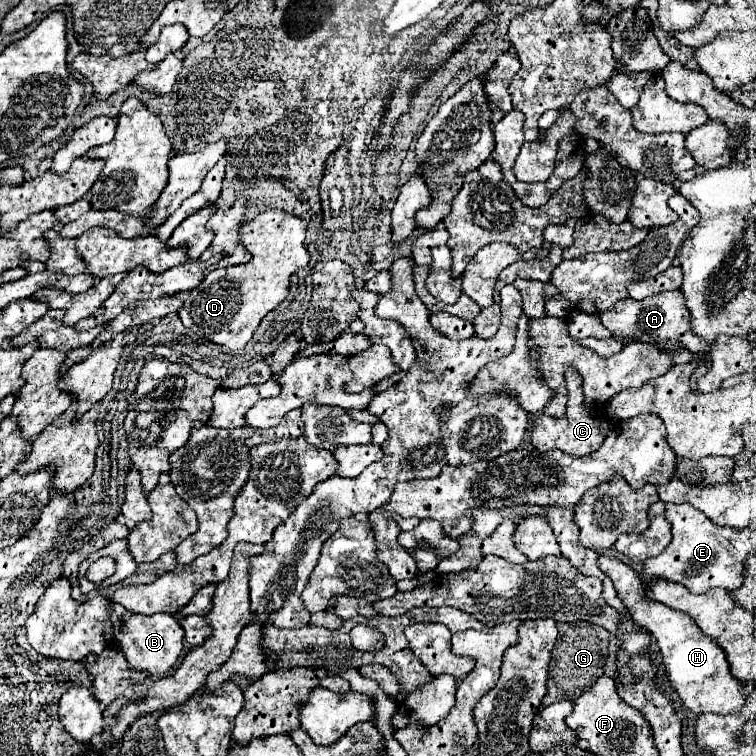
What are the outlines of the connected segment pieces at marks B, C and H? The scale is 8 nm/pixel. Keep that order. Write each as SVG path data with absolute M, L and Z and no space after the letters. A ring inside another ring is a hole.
M114 606L112 624L114 638L116 642L120 642L120 648L124 650L130 668L146 670L148 674L164 674L176 664L182 652L184 630L180 628L178 620L173 615L162 612L154 615L132 614L122 606Z
M568 368L566 370L566 386L568 386L568 410L562 418L550 418L550 416L538 416L532 424L530 430L530 440L538 452L548 452L548 450L562 450L572 456L586 456L600 448L600 444L606 440L608 432L612 430L610 420L596 410L586 410L582 406L584 396L582 396L582 378L578 376L576 370Z
M600 556L598 566L614 582L618 596L626 604L632 620L636 620L636 624L646 628L656 638L660 652L662 652L662 664L666 668L670 686L678 692L684 706L690 708L696 716L706 714L706 712L716 712L716 714L738 712L744 706L746 684L736 680L730 674L730 666L726 662L724 650L712 638L704 636L704 632L696 628L696 622L688 614L676 612L644 596L644 584L632 568L628 568L626 564L622 564L620 560L612 556Z

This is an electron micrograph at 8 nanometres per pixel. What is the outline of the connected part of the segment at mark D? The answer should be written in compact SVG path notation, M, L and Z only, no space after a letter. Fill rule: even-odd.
M264 210L254 220L246 222L240 230L240 242L254 254L254 260L210 272L180 308L178 316L182 324L200 338L212 340L230 350L242 350L262 318L286 298L290 276L310 262L310 252L306 250L306 226L304 218L284 210Z

